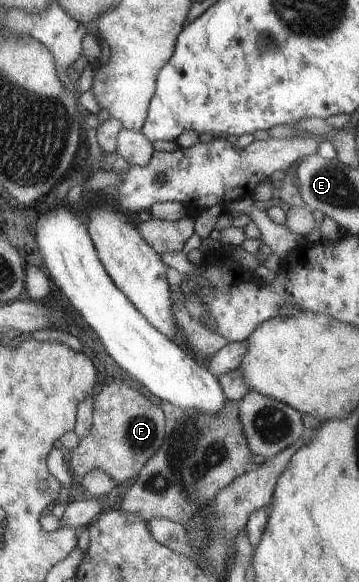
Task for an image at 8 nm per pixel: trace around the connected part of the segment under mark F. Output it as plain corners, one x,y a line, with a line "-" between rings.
110,383
102,389
99,385
93,395
90,431
79,438
77,446
71,451
71,473
83,476
96,468
112,478
117,490
122,491
125,481
140,471
164,441
164,418
158,400
141,389
130,387
130,383

